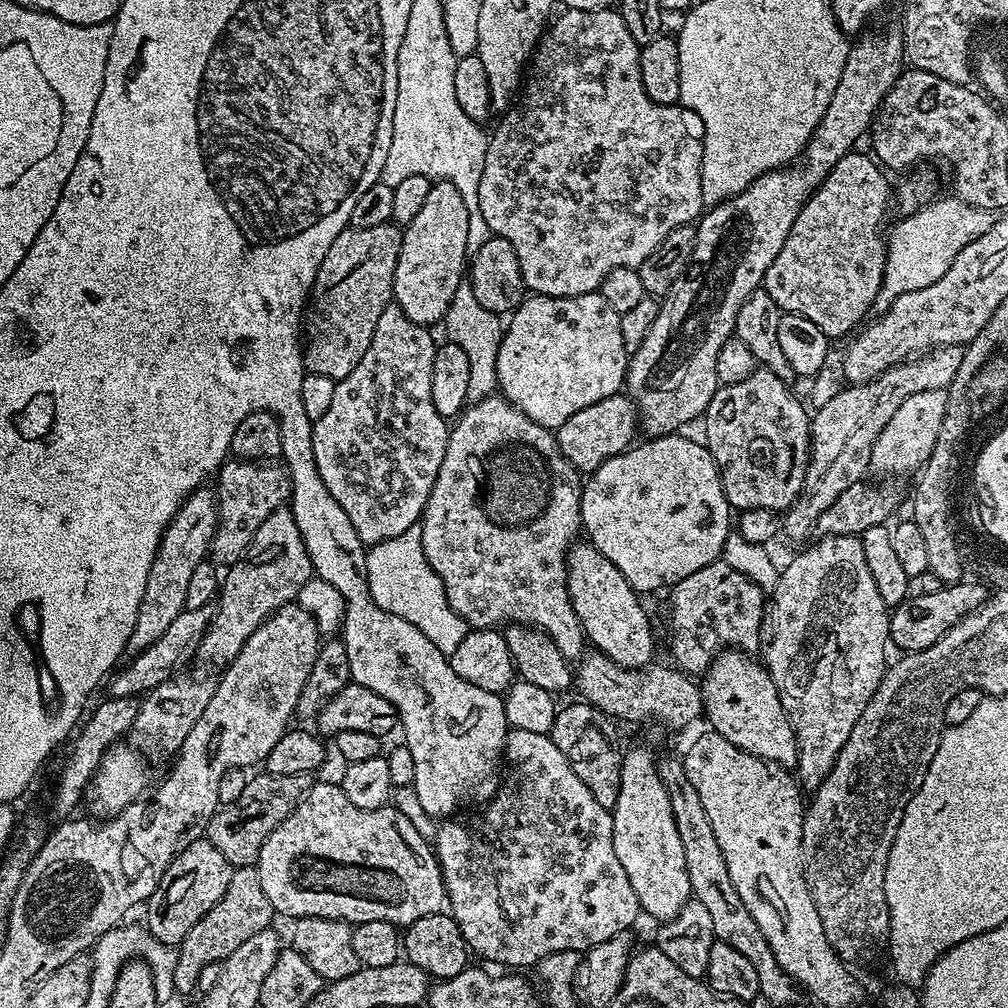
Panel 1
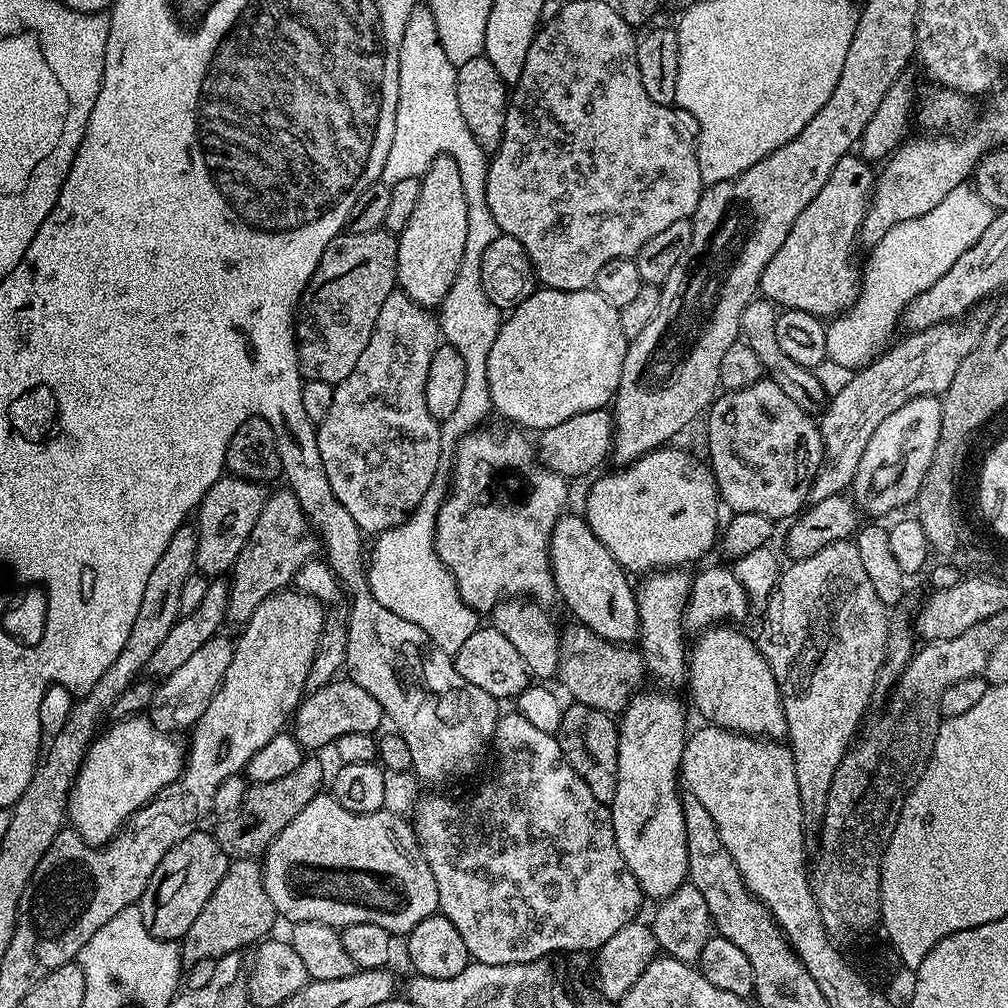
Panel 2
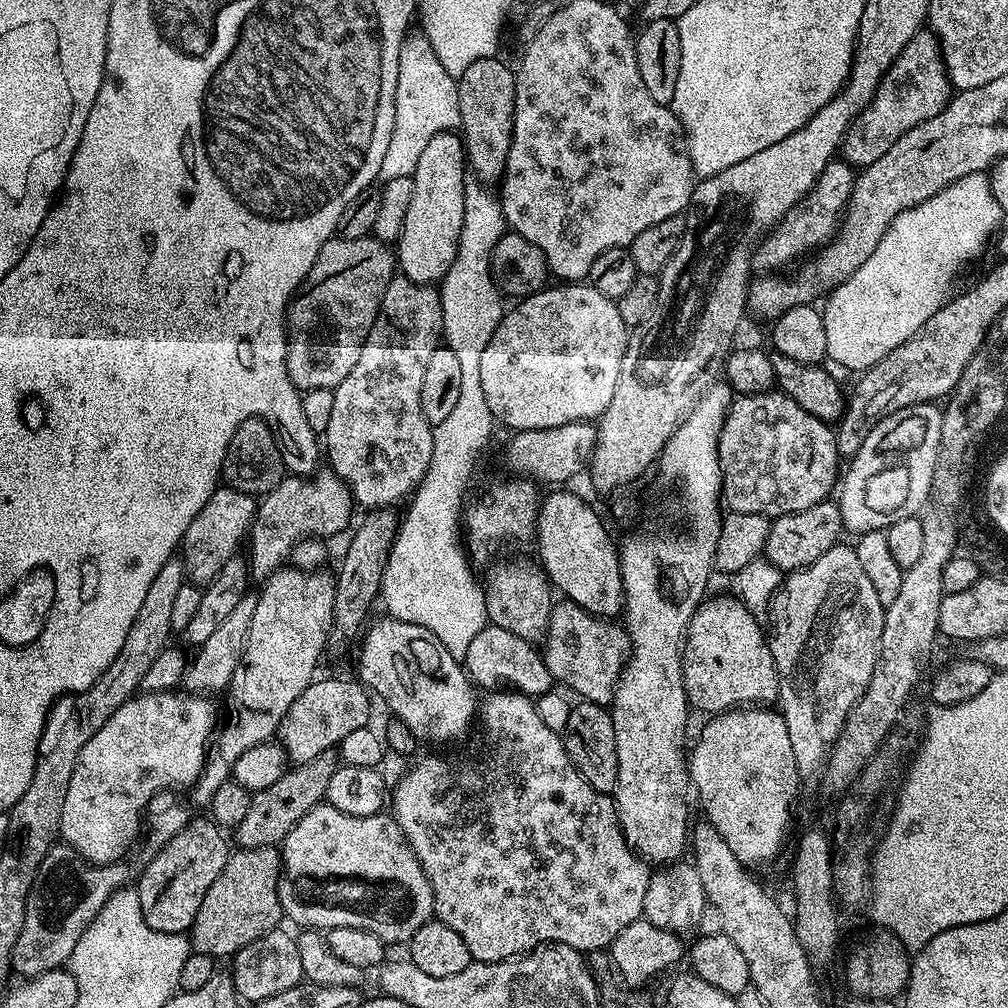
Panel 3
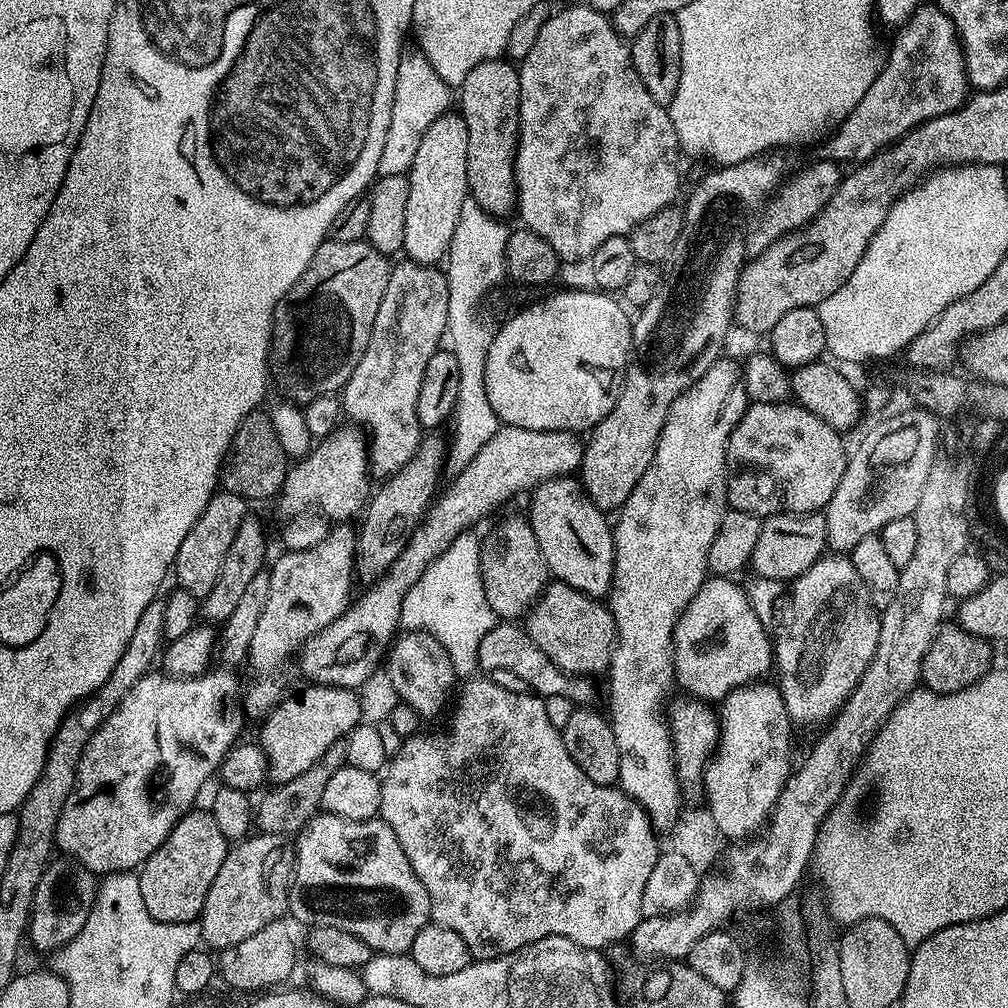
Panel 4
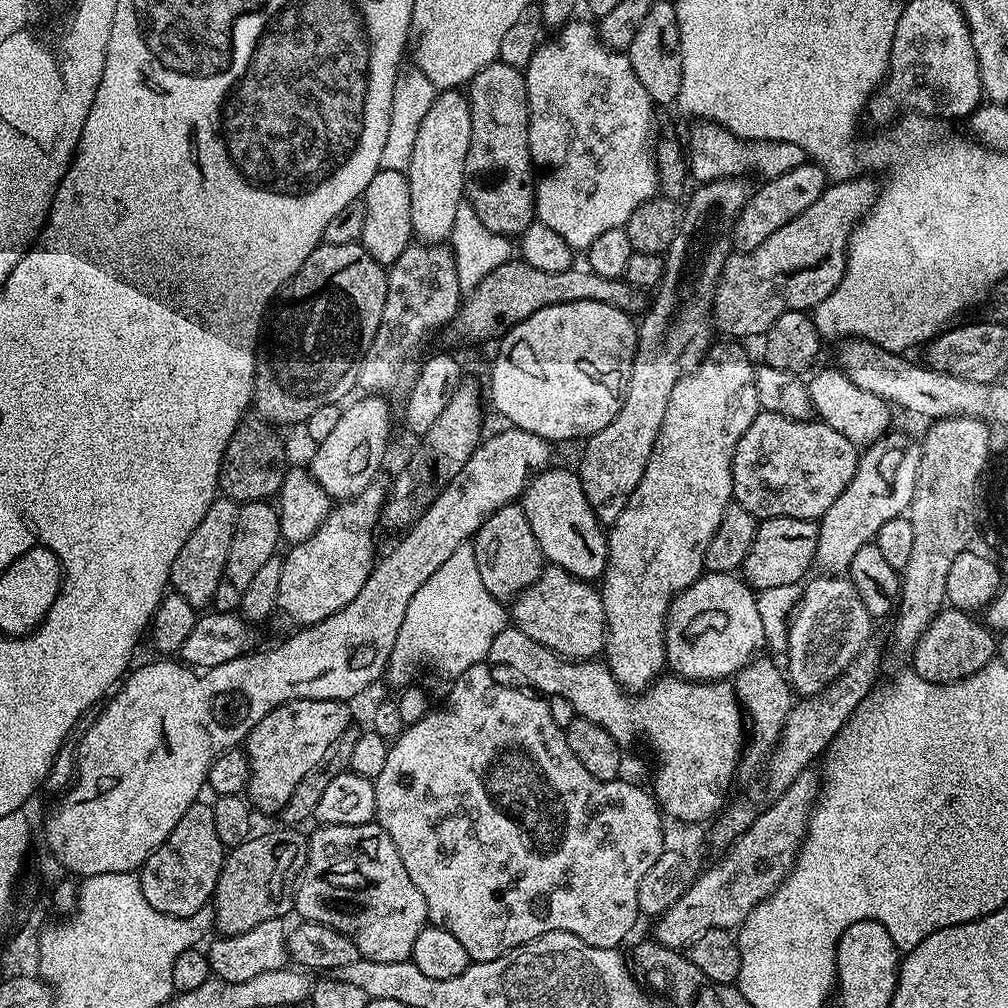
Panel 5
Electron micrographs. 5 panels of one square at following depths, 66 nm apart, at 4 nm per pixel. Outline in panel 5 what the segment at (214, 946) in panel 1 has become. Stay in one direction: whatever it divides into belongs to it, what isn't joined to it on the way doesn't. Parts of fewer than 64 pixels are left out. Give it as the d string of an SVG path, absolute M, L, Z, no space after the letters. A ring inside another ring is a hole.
M280 826L277 832L253 834L225 855L214 897L214 928L219 935L242 934L258 922L279 920L293 911L298 874L308 860L309 837L300 831L296 826Z

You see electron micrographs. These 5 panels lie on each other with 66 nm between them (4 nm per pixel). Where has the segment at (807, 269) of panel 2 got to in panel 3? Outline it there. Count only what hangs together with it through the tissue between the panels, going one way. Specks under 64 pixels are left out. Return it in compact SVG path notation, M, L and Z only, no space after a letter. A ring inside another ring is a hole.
M833 158L822 170L815 186L808 191L802 203L793 208L771 232L759 241L758 247L752 254L752 267L760 274L776 274L779 268L787 266L791 260L799 258L803 252L811 253L819 250L835 237L844 209L848 207L848 199L856 185L858 172L847 160Z

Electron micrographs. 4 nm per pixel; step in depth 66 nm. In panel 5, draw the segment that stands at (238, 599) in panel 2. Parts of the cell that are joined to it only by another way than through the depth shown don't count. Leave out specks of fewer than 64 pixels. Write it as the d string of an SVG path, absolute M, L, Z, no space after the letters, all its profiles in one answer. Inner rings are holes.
M364 394L361 400L353 399L349 408L341 411L338 422L333 432L327 438L322 438L315 445L315 452L308 463L308 470L315 481L335 501L351 500L371 485L379 472L386 448L388 446L388 434L392 428L392 412L383 395Z

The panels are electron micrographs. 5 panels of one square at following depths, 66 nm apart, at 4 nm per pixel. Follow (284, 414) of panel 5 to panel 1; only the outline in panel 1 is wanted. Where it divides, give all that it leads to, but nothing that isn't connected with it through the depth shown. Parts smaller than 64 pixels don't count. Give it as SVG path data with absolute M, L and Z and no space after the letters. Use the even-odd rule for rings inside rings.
M387 222L376 226L369 226L365 229L347 227L343 232L338 234L338 238L334 238L334 242L330 242L330 250L326 250L326 258L322 258L322 266L318 266L318 274L312 283L312 290L306 305L306 311L302 317L302 336L306 343L303 345L304 366L308 372L314 374L326 374L326 378L331 380L345 380L350 374L350 370L354 370L354 366L358 366L358 362L362 362L362 354L366 354L366 350L370 346L370 338L374 338L374 326L378 326L378 317L382 314L382 310L386 310L386 306L393 303L392 295L392 279L394 278L394 270L398 266L398 254L402 250L403 231L395 223Z

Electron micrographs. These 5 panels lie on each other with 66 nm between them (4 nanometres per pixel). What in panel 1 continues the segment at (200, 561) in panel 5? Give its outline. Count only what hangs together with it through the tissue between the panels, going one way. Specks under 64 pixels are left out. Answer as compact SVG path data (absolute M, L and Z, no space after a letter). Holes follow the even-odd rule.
M229 458L221 464L215 480L217 521L210 560L217 566L231 566L242 558L242 554L246 554L258 526L266 521L270 514L289 503L292 481L288 479L287 471L279 463L235 458Z

